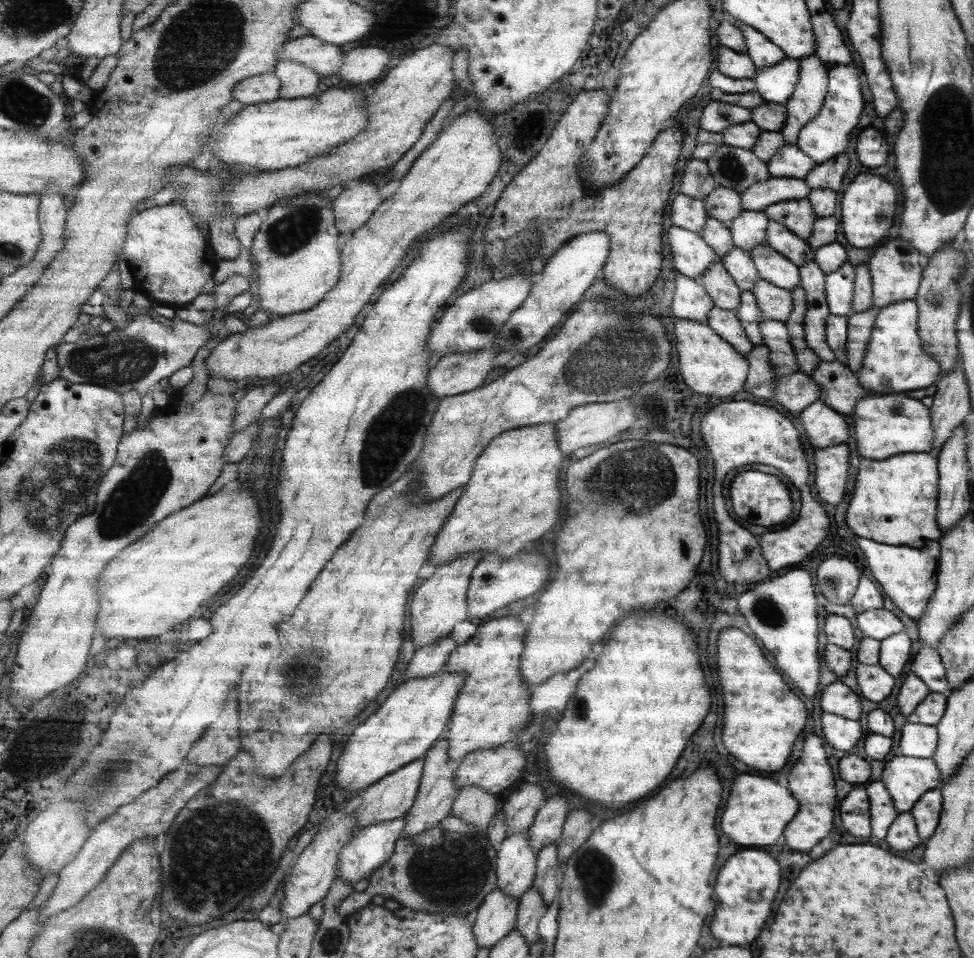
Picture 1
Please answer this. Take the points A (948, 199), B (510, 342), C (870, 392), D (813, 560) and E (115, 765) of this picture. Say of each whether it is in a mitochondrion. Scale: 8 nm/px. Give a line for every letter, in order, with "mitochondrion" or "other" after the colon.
A: mitochondrion
B: mitochondrion
C: other
D: other
E: mitochondrion

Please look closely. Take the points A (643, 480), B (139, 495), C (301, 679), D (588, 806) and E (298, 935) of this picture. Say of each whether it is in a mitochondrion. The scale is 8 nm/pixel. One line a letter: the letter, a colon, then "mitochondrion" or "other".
A: mitochondrion
B: mitochondrion
C: mitochondrion
D: other
E: mitochondrion

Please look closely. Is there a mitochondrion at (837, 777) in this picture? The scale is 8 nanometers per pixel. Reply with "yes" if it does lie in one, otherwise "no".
no

